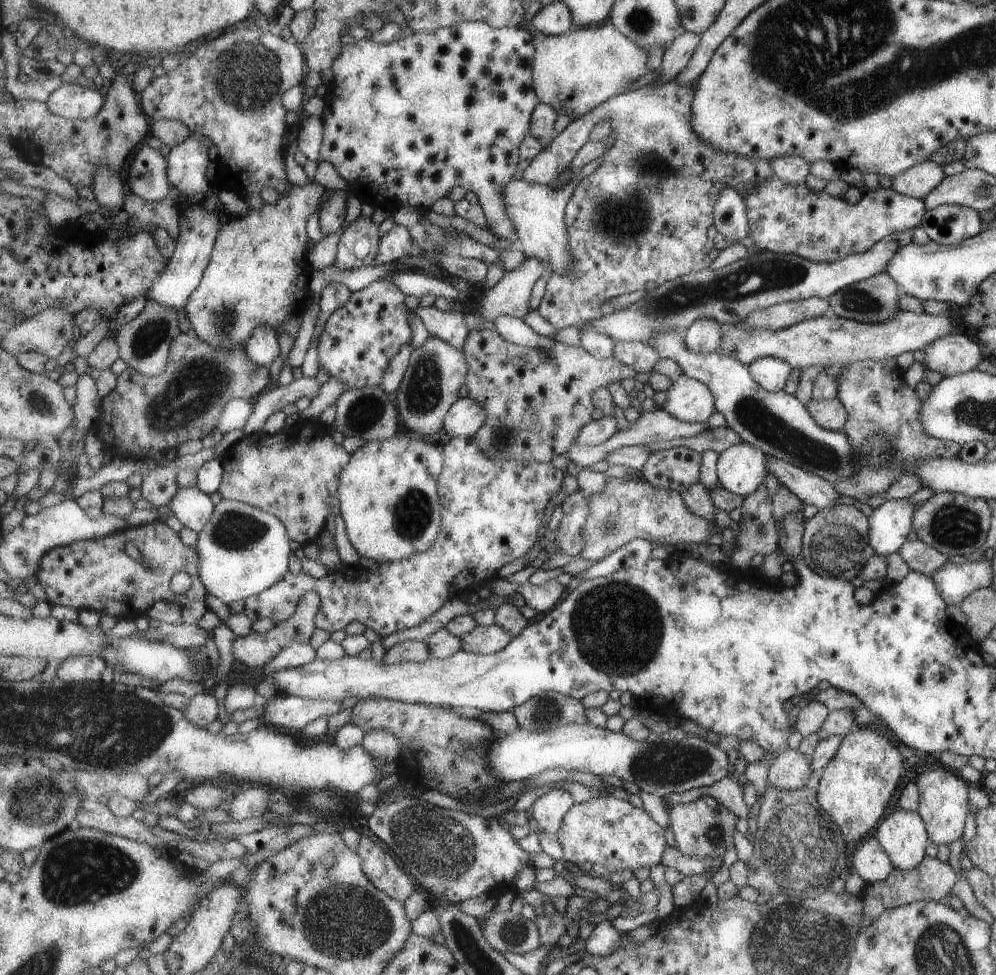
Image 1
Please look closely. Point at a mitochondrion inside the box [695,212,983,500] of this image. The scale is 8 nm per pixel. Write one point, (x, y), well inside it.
(757, 418)

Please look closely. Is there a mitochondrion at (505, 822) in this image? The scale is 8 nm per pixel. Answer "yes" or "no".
no

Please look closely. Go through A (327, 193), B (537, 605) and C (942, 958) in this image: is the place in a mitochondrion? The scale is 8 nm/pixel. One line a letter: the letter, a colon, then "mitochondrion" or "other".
A: other
B: other
C: mitochondrion

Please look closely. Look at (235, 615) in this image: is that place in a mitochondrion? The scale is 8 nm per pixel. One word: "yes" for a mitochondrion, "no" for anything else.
no

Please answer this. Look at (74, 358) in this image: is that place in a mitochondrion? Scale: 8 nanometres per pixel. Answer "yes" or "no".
no

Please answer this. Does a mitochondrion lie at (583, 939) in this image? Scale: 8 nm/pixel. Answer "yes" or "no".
no

